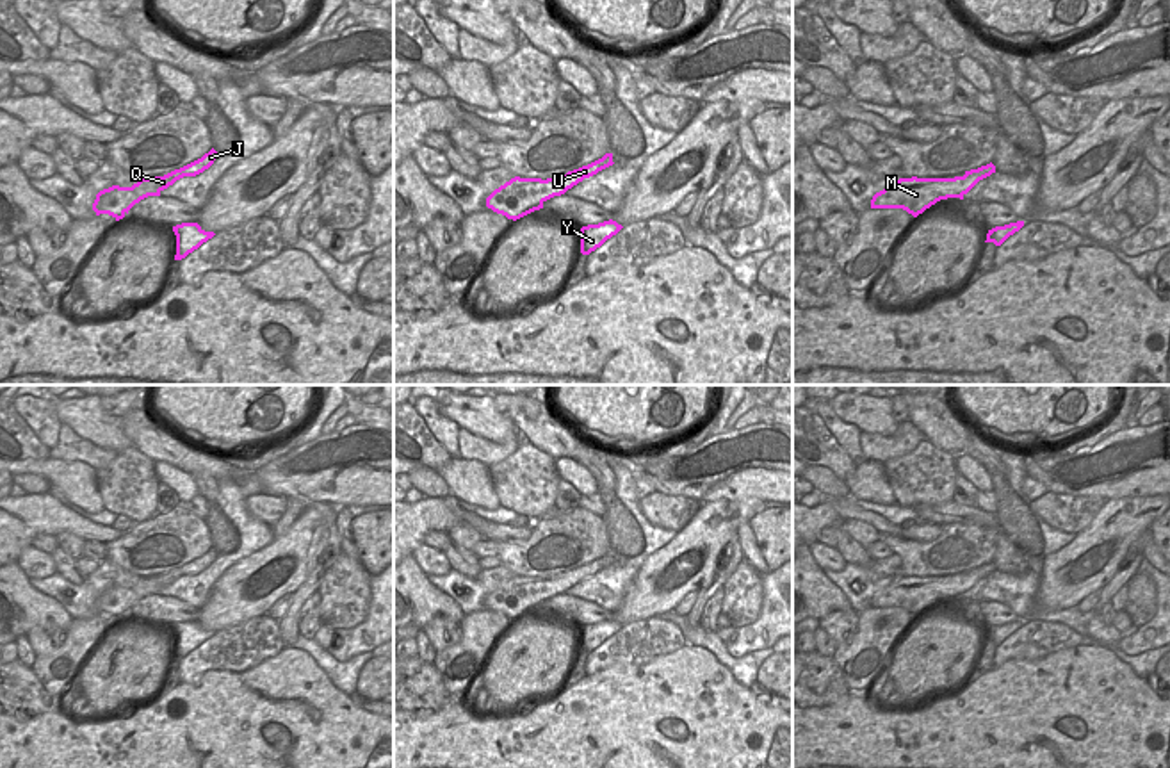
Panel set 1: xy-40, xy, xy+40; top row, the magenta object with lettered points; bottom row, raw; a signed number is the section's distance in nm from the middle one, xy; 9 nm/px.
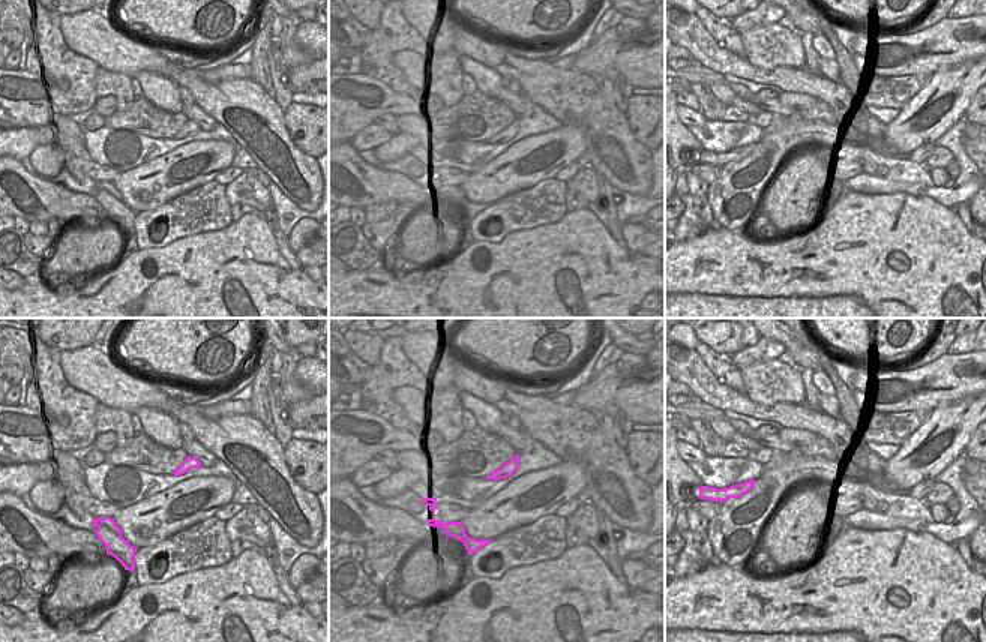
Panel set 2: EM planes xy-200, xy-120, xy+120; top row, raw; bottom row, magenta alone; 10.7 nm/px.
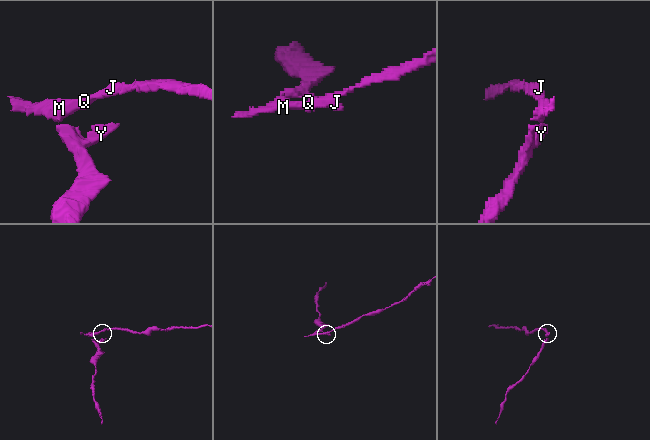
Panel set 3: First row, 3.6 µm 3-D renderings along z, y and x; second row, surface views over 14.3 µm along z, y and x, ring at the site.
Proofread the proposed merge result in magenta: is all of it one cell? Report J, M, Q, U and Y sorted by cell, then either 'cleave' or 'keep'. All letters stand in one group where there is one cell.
groups J M Q U / Y; cleave

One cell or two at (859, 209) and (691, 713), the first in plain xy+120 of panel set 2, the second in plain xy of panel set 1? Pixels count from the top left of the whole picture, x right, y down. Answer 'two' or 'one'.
one

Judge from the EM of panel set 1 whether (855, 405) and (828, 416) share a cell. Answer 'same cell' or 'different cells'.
different cells

